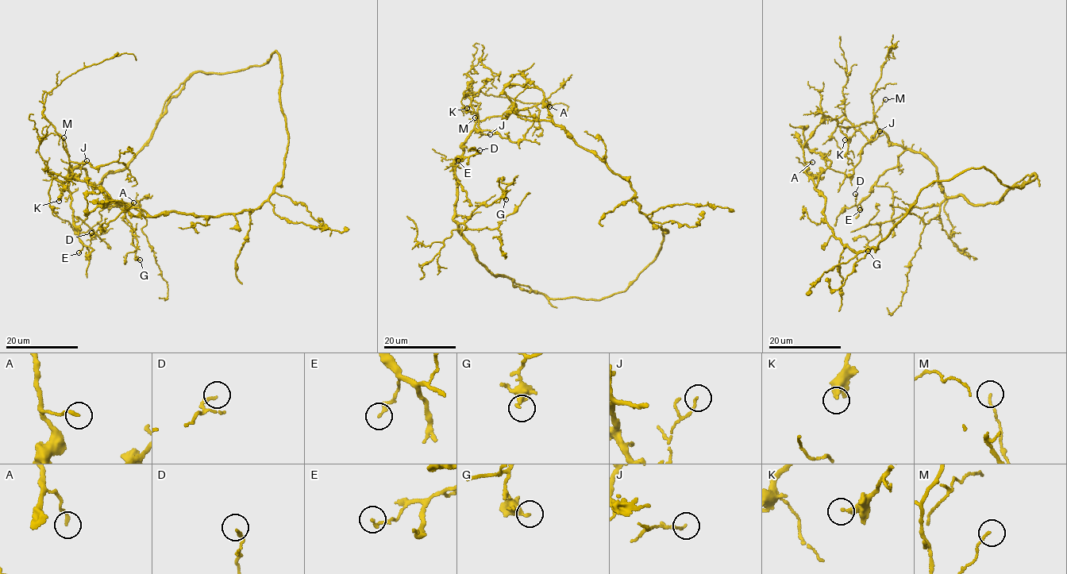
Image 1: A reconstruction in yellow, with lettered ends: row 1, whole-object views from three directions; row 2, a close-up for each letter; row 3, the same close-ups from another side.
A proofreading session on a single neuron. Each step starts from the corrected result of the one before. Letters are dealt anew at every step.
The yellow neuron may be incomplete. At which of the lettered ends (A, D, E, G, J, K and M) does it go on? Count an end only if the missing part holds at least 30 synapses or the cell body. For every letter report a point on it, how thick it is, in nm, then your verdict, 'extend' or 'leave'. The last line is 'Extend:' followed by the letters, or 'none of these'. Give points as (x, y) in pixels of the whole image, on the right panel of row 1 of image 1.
A: (812, 162) | 170 nm | leave
D: (855, 194) | 170 nm | leave
E: (860, 209) | 160 nm | leave
G: (868, 251) | 280 nm | leave
J: (880, 131) | 120 nm | leave
K: (845, 140) | 280 nm | leave
M: (885, 99) | 110 nm | leave
Extend: none of these

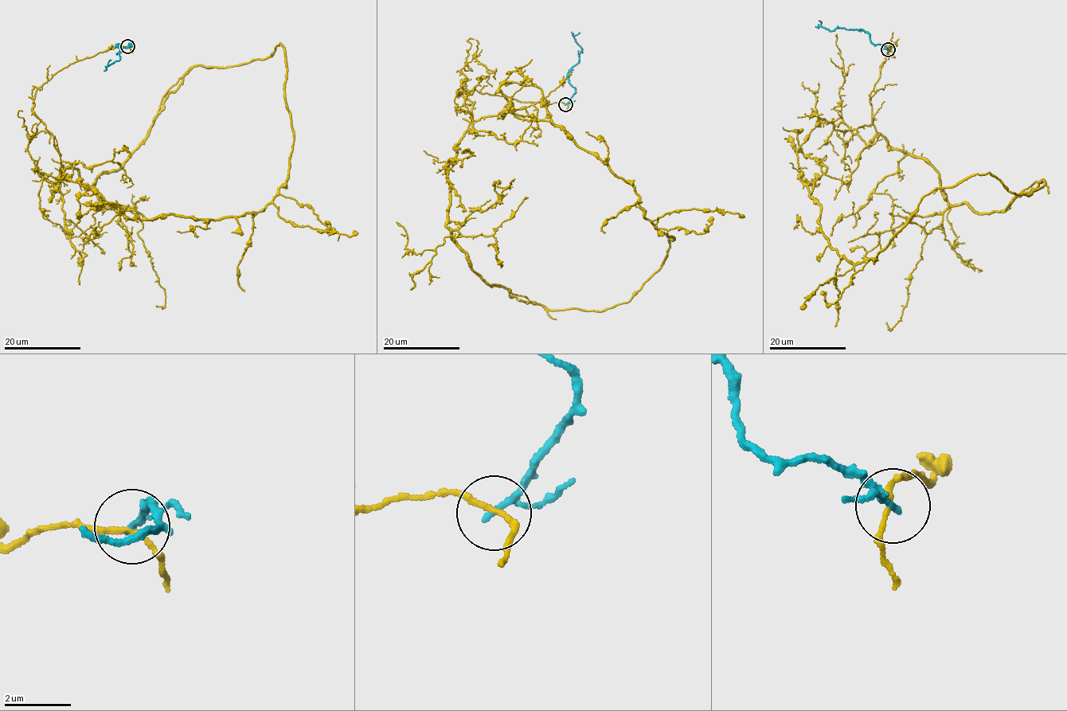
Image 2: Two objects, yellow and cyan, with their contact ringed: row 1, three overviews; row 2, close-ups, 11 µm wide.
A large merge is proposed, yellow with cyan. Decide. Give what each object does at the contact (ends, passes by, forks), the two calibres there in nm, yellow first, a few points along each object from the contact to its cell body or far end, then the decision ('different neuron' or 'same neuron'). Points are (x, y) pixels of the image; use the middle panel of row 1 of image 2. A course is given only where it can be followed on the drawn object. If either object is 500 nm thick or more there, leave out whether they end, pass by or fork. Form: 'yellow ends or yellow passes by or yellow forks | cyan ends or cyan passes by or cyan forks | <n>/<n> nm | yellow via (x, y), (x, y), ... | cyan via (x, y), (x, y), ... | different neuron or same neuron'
yellow passes by | cyan passes by | 140/150 nm | yellow via (565, 103), (460, 92), (467, 130), (515, 144), (550, 122), (597, 154), (675, 238), (664, 262) | cyan via (565, 104), (576, 89), (571, 86), (568, 72), (578, 62), (582, 49), (574, 37), (580, 33) | different neuron

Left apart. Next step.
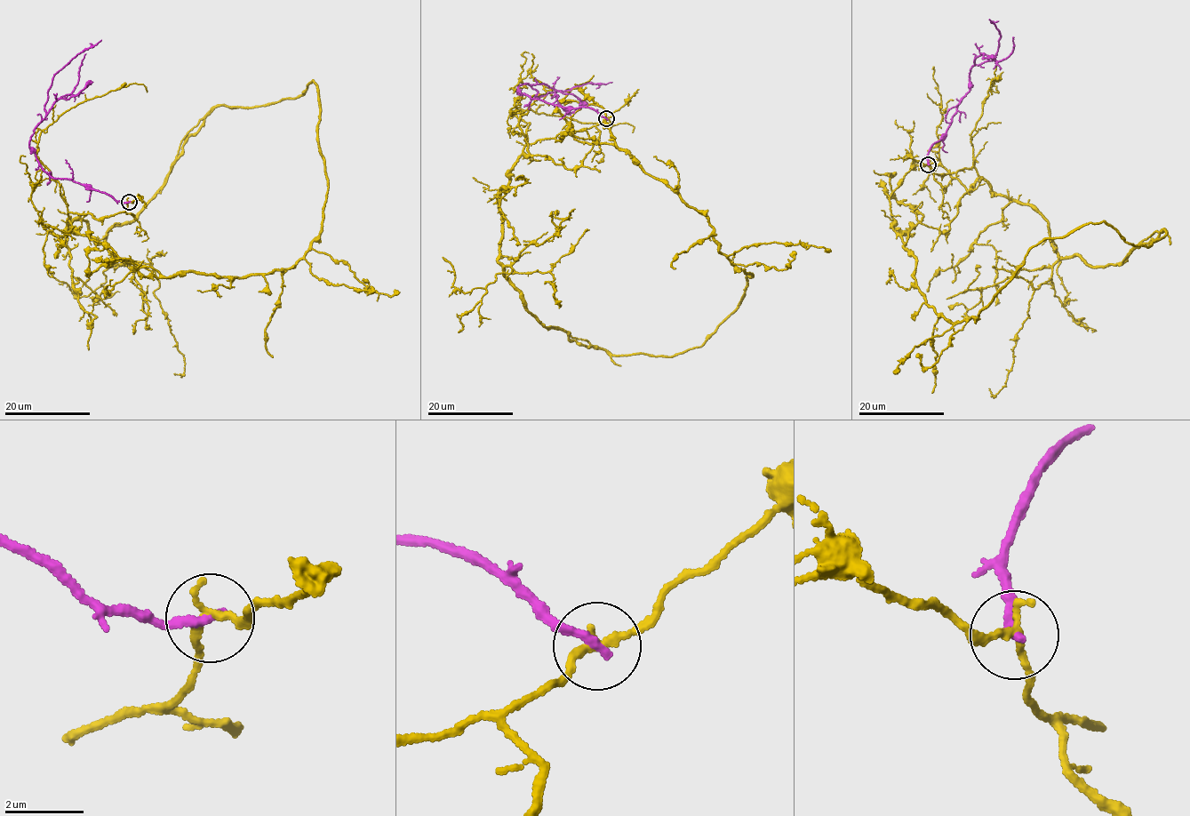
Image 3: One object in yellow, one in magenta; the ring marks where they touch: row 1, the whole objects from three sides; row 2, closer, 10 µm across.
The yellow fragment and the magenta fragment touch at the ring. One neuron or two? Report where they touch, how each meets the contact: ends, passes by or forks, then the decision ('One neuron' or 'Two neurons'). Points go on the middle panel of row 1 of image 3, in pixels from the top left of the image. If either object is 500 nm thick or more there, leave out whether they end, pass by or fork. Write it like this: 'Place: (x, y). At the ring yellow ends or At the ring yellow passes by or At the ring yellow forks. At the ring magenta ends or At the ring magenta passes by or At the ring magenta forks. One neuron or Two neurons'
Place: (606, 118). At the ring yellow passes by. At the ring magenta ends. Two neurons

